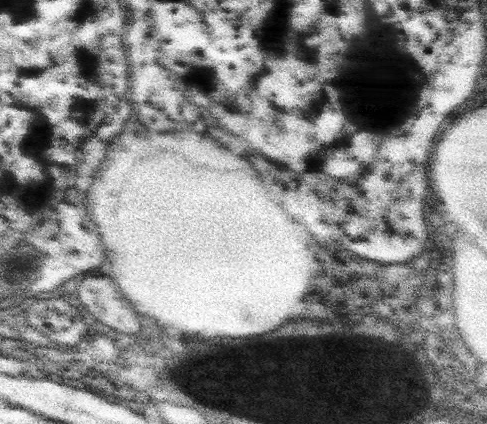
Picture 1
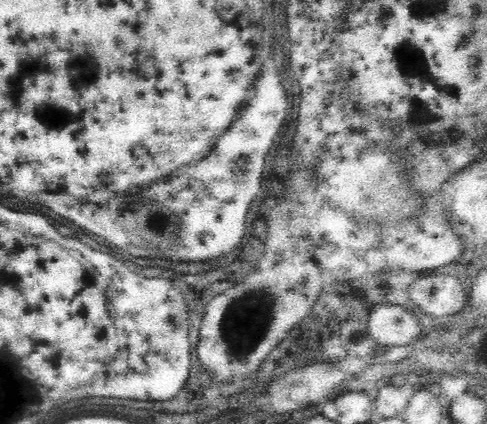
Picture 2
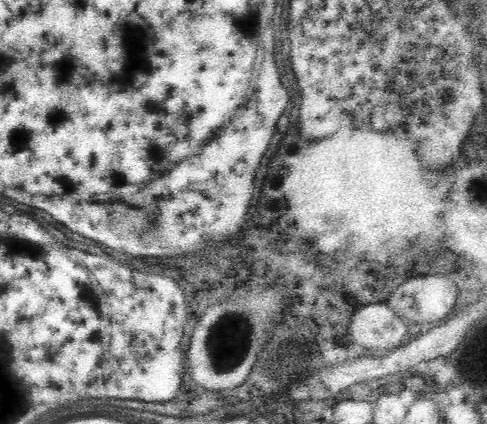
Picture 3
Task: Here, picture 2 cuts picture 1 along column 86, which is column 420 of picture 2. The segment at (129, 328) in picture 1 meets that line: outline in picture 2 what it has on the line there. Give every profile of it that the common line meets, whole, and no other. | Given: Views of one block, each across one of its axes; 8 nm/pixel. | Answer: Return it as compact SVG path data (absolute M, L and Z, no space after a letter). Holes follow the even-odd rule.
M432 274L418 278L408 290L410 302L420 308L424 314L416 316L456 316L462 314L470 302L470 294L466 292L464 284L460 284L454 276Z

